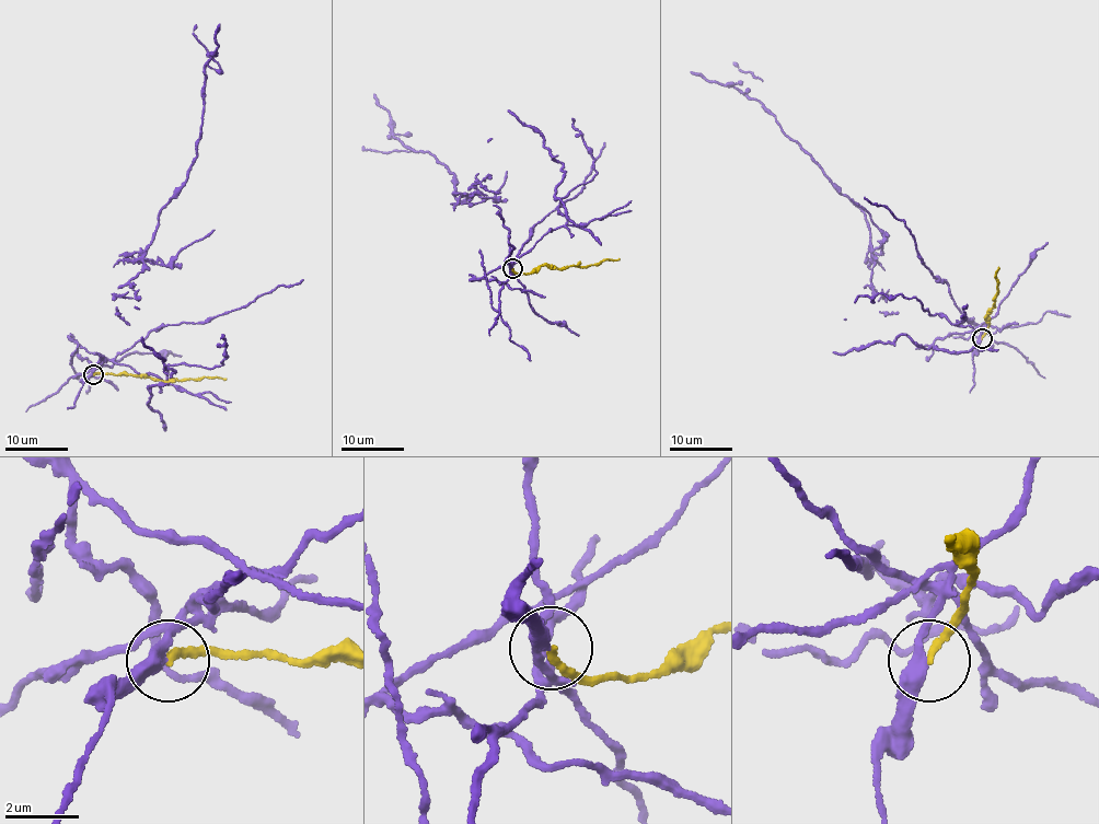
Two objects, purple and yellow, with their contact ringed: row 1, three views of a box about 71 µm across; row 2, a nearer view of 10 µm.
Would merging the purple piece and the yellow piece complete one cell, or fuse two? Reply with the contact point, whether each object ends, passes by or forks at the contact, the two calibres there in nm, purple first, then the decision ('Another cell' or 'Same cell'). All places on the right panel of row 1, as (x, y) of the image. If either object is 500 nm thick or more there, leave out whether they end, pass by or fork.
Place: (982, 338). At the ring purple passes by. At the ring yellow ends. Thickness 320 nm (purple) against 170 nm. Another cell

